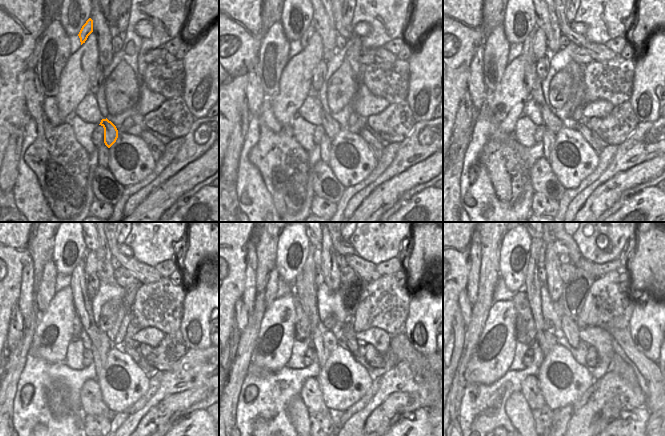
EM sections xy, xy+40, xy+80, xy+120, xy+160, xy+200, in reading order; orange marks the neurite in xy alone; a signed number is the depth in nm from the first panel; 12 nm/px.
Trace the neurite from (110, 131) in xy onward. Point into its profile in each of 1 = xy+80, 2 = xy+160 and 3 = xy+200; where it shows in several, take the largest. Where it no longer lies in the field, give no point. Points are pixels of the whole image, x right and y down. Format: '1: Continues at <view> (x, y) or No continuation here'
1: Continues at xy+80 (533, 83)
2: Continues at xy+160 (308, 301)
3: Continues at xy+200 (540, 325).

